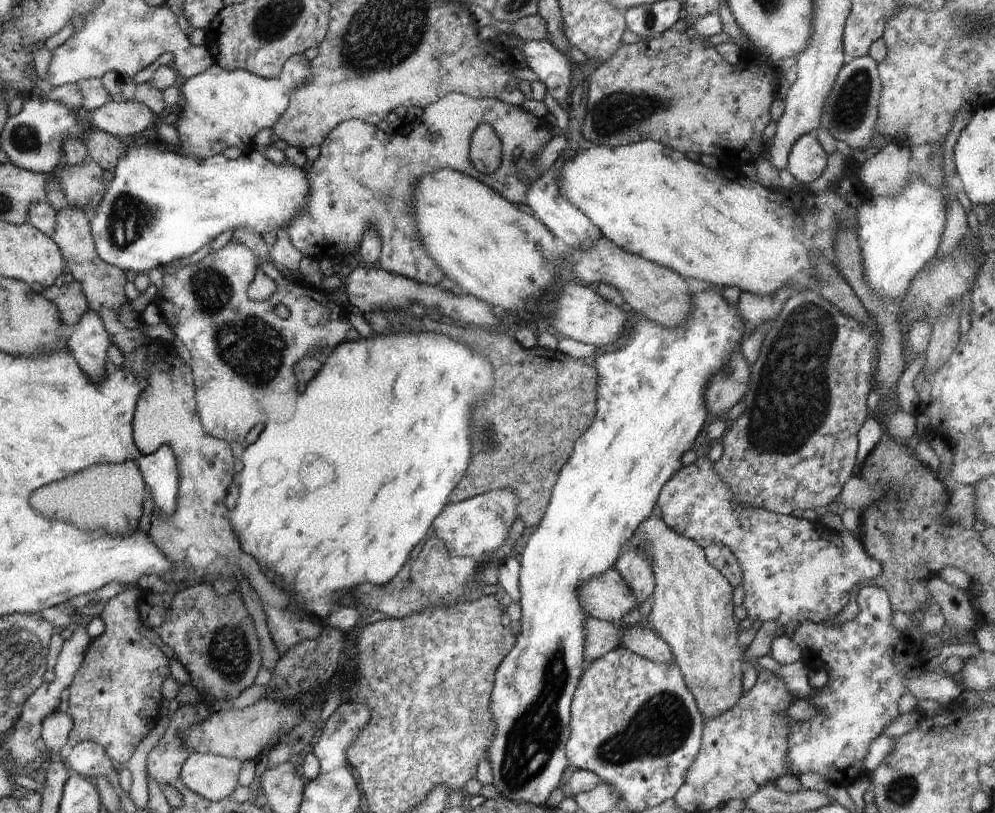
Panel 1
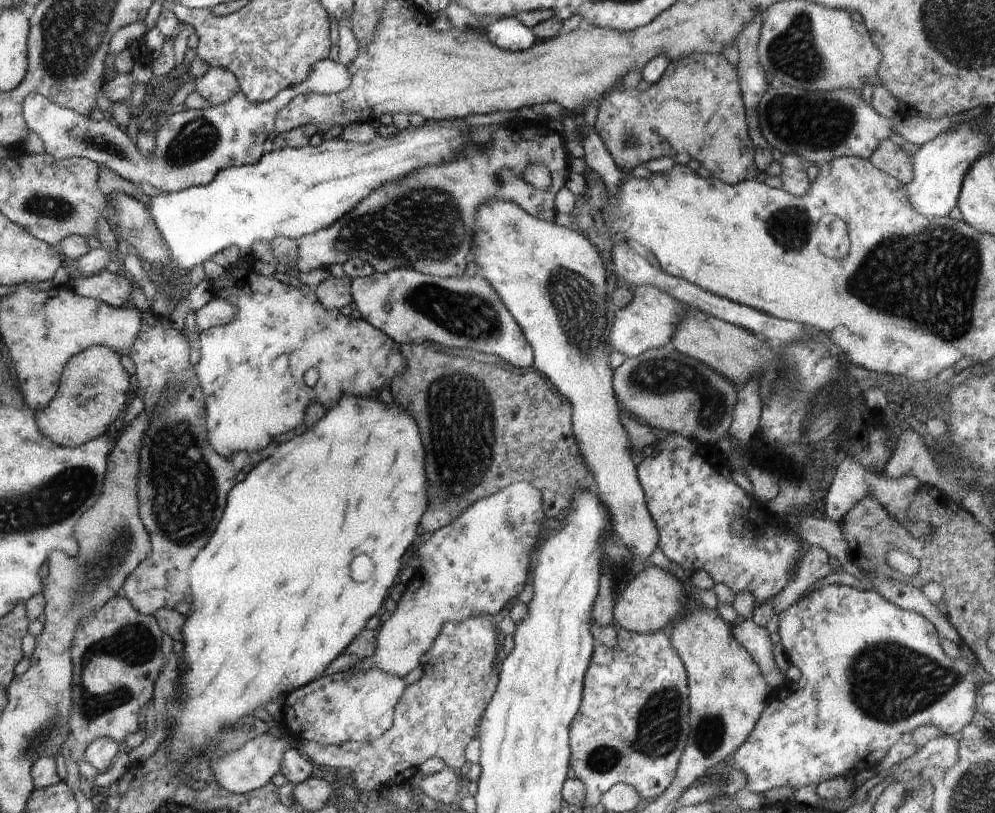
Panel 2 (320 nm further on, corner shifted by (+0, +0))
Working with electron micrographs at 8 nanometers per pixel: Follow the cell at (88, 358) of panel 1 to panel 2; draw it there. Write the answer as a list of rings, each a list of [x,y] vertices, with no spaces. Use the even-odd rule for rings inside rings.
[[[102,345],[89,346],[86,350],[75,354],[64,365],[56,396],[44,409],[34,412],[35,421],[41,433],[58,446],[70,448],[101,437],[112,422],[120,419],[125,407],[128,405],[130,394],[129,378],[130,375],[120,363],[120,357],[111,348]]]

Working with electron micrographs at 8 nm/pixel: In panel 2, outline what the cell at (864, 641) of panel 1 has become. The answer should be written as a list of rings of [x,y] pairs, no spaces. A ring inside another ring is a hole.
[[[838,583],[829,584],[827,586],[823,586],[821,588],[810,589],[805,593],[802,597],[795,598],[795,601],[788,607],[786,610],[783,610],[780,614],[778,614],[778,632],[776,633],[775,640],[777,643],[783,646],[784,652],[786,653],[787,659],[791,662],[792,665],[797,666],[801,672],[801,678],[798,682],[793,683],[785,683],[783,686],[780,686],[776,692],[773,693],[770,702],[766,705],[766,708],[763,710],[761,717],[757,720],[756,726],[752,729],[752,732],[748,735],[746,741],[744,741],[734,753],[734,758],[731,763],[720,764],[719,769],[715,769],[716,772],[720,771],[721,780],[724,781],[724,784],[727,785],[728,775],[731,770],[740,770],[744,776],[746,776],[746,785],[745,788],[748,792],[763,794],[765,790],[770,790],[770,788],[778,788],[778,786],[788,786],[788,788],[795,788],[798,790],[802,787],[808,787],[811,784],[819,785],[821,782],[832,780],[837,776],[844,776],[844,774],[848,774],[848,772],[852,772],[852,770],[860,770],[862,768],[870,768],[872,764],[880,764],[882,758],[884,758],[885,754],[890,750],[892,745],[895,745],[898,741],[902,740],[902,734],[906,734],[908,732],[912,733],[915,728],[921,726],[934,725],[936,728],[939,728],[944,735],[959,735],[961,730],[968,724],[973,722],[974,714],[976,712],[975,708],[975,694],[977,691],[977,684],[979,680],[979,676],[974,674],[974,670],[970,667],[966,659],[950,659],[940,647],[940,636],[935,629],[935,626],[923,615],[919,612],[900,608],[898,605],[895,605],[893,602],[886,600],[883,596],[880,596],[876,591],[863,591],[858,590],[849,585],[840,585]]]

